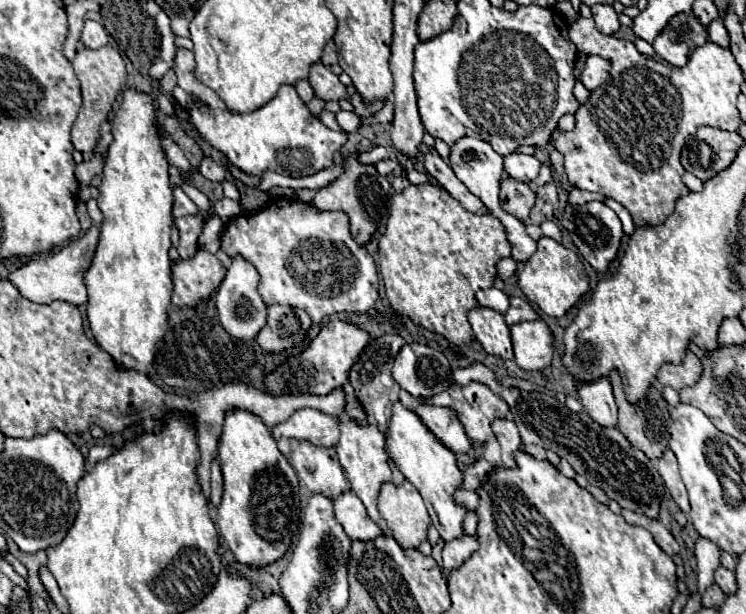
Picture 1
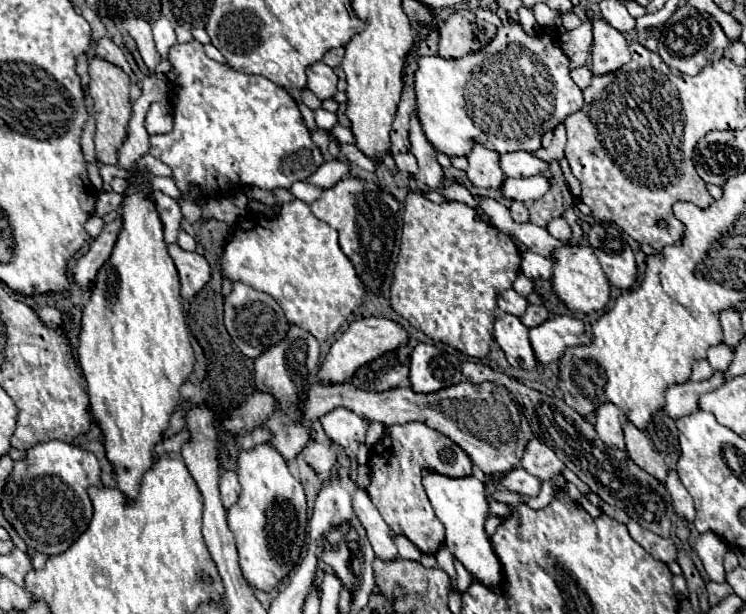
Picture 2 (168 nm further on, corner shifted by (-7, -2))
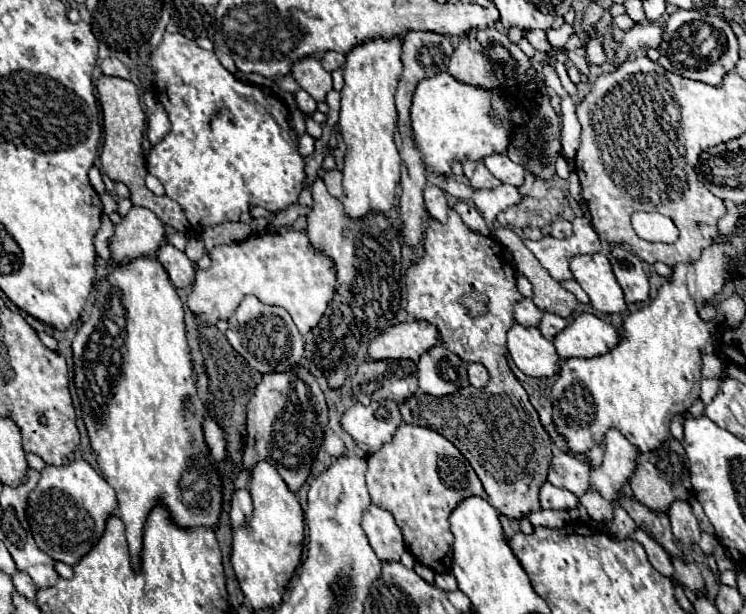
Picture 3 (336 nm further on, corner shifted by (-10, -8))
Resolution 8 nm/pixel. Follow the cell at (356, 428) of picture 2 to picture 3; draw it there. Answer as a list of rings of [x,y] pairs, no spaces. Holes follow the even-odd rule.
[[[384,399],[378,403],[356,403],[342,415],[342,427],[348,431],[360,449],[370,455],[394,437],[394,431],[402,425],[400,403]]]

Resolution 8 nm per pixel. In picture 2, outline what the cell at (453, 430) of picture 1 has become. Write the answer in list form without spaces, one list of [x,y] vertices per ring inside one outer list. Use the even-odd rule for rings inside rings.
[[[411,421],[405,425],[387,427],[383,439],[371,447],[371,485],[367,489],[369,499],[379,509],[393,533],[405,535],[421,553],[435,553],[445,541],[443,523],[433,513],[431,501],[421,485],[421,469],[439,471],[449,477],[471,475],[471,459],[459,445],[455,445],[443,433],[431,429],[427,423]]]

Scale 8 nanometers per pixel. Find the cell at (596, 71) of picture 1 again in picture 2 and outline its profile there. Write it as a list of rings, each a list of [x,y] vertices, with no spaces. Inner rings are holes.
[[[593,19],[593,75],[607,75],[621,69],[629,61],[627,39],[611,29],[605,19]]]

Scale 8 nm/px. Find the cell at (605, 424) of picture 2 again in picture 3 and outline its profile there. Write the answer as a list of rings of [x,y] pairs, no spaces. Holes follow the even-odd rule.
[[[610,429],[606,433],[604,461],[590,477],[592,485],[604,499],[614,501],[618,491],[632,479],[634,467],[638,467],[638,451],[620,431]]]

